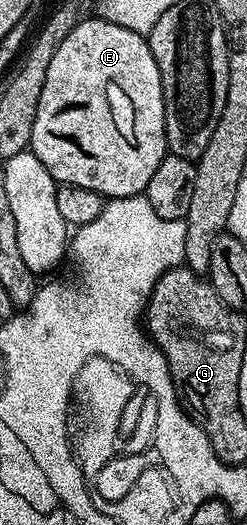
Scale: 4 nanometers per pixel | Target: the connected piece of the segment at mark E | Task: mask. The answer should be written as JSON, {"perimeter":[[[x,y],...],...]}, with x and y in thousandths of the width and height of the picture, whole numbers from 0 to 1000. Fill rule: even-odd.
{"perimeter":[[[356,34],[332,38],[312,50],[296,50],[296,57],[263,65],[263,80],[231,88],[231,103],[215,103],[215,118],[198,118],[198,135],[182,141],[182,164],[166,164],[166,194],[150,194],[150,225],[134,232],[117,288],[174,310],[182,324],[198,324],[198,331],[239,350],[344,354],[344,362],[401,366],[421,377],[555,373],[591,368],[603,339],[619,339],[619,324],[652,316],[664,297],[684,290],[668,255],[668,202],[660,200],[652,141],[636,133],[636,118],[611,101],[607,82],[538,57],[462,48],[457,42],[413,34]]]}

